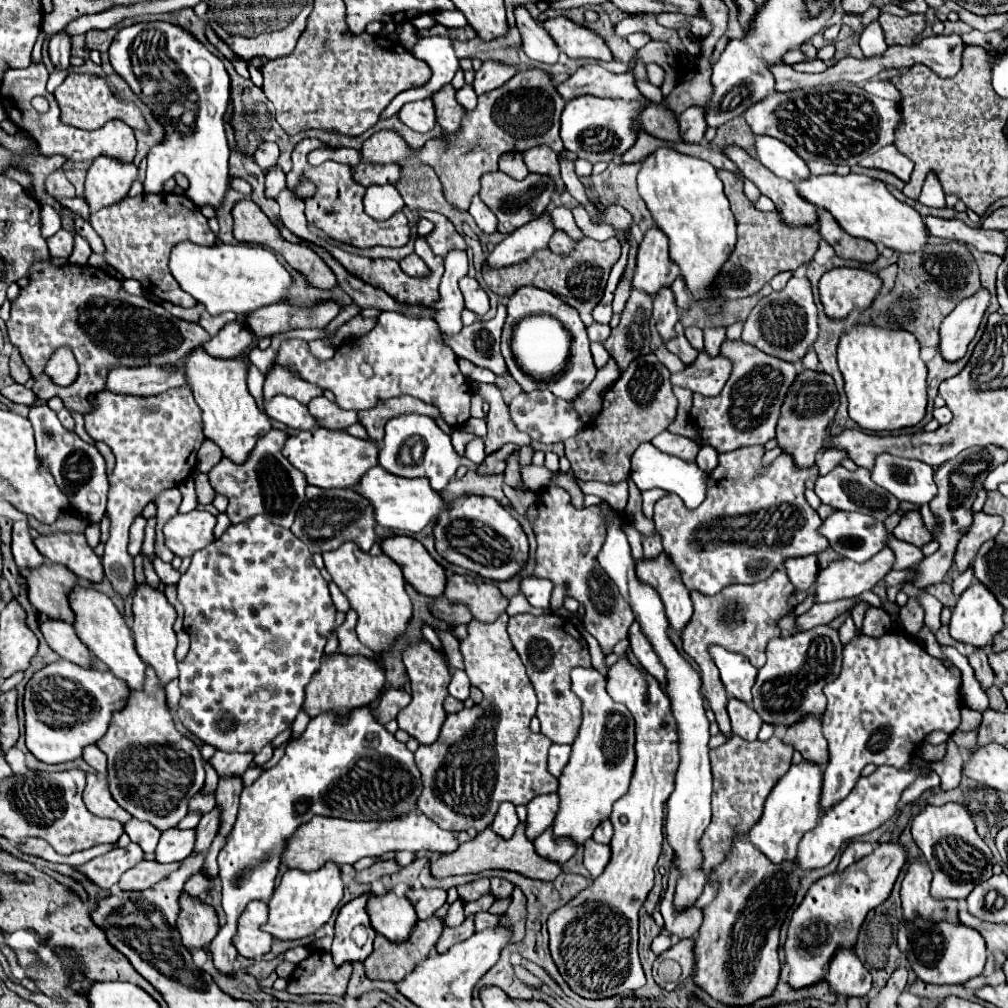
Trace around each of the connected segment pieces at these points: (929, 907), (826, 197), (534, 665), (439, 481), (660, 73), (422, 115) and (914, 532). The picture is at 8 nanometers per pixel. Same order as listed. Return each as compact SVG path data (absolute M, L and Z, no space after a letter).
M913 861L901 883L901 903L903 903L905 917L909 921L913 921L915 917L927 917L929 921L935 923L939 921L959 923L957 901L933 899L929 895L929 883L931 883L931 871L927 869L927 863Z
M837 173L819 177L811 175L807 181L797 185L797 191L809 203L827 209L851 237L861 237L873 241L877 247L889 247L901 253L917 253L927 247L929 229L923 217L911 205L895 199L883 181L857 173L849 173L845 177Z
M555 613L539 617L515 615L509 619L509 635L513 635L513 647L527 667L527 675L539 699L537 717L541 721L541 733L547 735L553 743L573 743L581 727L581 709L579 697L571 693L569 671L577 665L591 667L591 657L587 645L583 643L583 637L569 619L563 619Z
M399 415L385 425L385 439L379 451L379 465L393 475L401 477L429 477L433 489L445 489L459 465L476 467L461 457L451 445L451 437L439 429L439 425L425 415Z
M653 63L647 64L646 69L648 81L651 84L660 87L662 85L662 82L664 81L665 71L660 66Z
M423 99L423 101L411 101L405 103L399 111L399 119L409 125L413 131L427 133L435 127L435 107L433 99Z
M917 509L907 511L907 513L901 517L899 525L893 529L893 533L895 533L897 539L907 541L907 543L913 543L913 545L917 545L917 547L921 547L923 543L929 543L929 541L933 539L931 533L927 531L923 519L921 519L921 513L919 513Z

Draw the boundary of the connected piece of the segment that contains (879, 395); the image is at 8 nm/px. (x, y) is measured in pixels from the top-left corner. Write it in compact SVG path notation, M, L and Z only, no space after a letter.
M855 325L837 345L839 369L849 397L849 417L869 431L895 431L917 425L927 407L927 367L919 357L919 341L903 329Z

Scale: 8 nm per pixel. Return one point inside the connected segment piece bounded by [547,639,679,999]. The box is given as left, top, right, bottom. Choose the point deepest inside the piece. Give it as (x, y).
(593, 941)

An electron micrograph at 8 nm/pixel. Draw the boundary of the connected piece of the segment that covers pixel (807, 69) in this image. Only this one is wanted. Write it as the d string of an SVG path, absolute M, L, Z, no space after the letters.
M809 59L809 61L793 65L793 69L803 71L803 73L821 73L823 69L827 69L827 65L823 61L819 61L819 59Z

